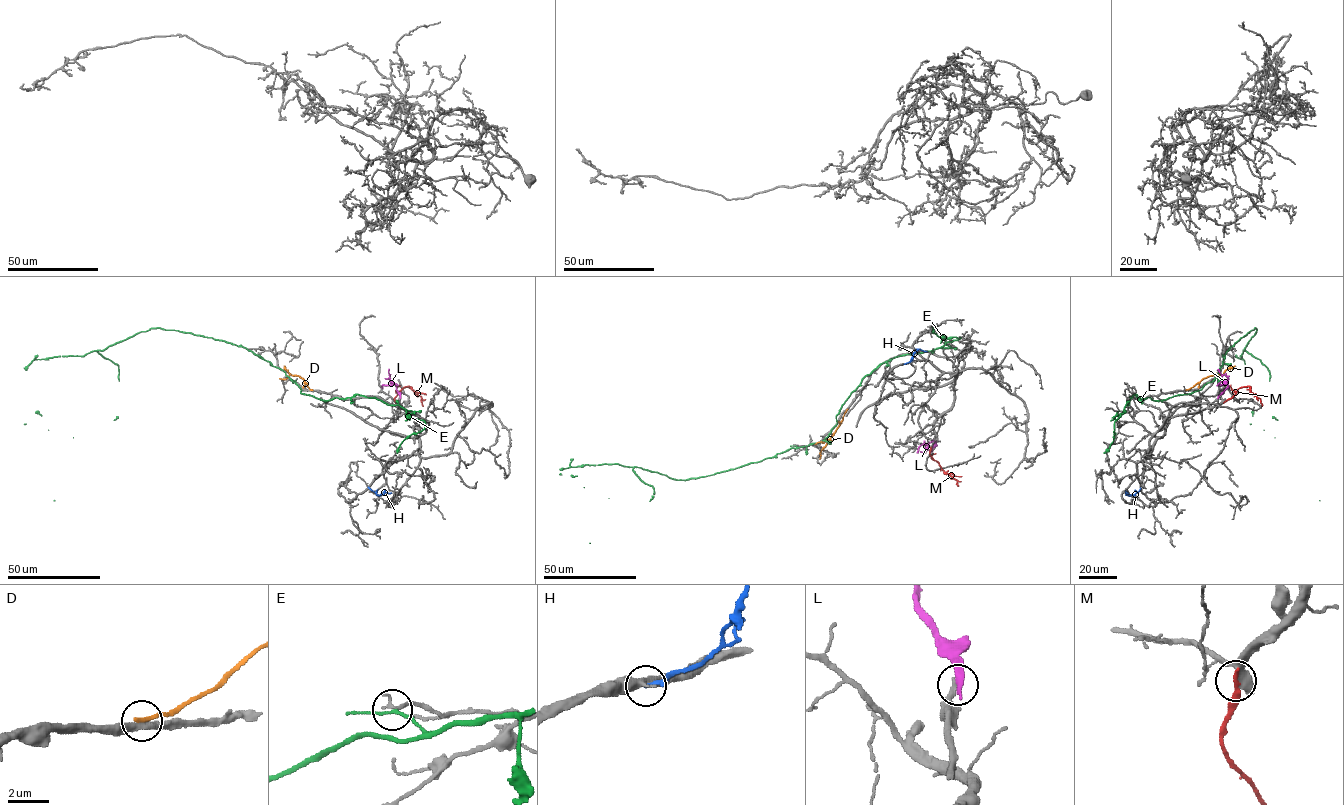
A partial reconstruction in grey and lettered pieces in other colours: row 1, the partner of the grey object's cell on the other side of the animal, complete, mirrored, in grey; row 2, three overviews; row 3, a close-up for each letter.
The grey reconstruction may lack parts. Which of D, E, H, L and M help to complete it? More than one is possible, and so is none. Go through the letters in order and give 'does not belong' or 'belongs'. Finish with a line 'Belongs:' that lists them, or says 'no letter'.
D: does not belong
E: does not belong
H: does not belong
L: does not belong
M: does not belong
Belongs: no letter

